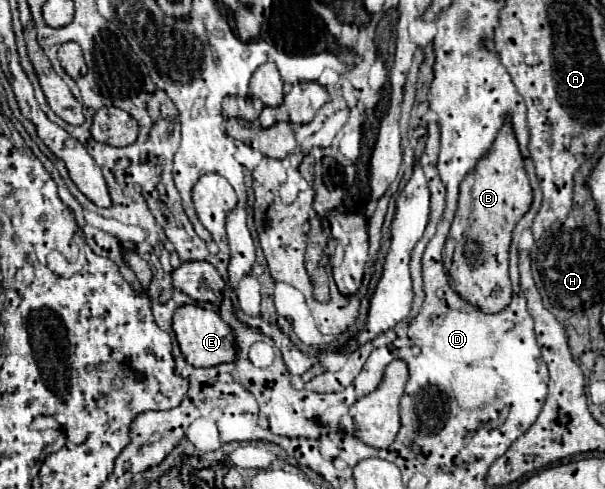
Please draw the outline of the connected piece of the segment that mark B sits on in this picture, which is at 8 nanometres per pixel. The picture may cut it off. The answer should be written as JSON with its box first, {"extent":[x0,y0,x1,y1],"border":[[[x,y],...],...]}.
{"extent":[448,123,532,313],"border":[[[510,123],[498,131],[492,149],[476,163],[460,183],[458,209],[448,237],[456,241],[452,267],[448,269],[450,287],[468,303],[484,313],[502,311],[512,299],[508,255],[512,231],[532,205],[532,187],[518,149],[518,139]]]}

